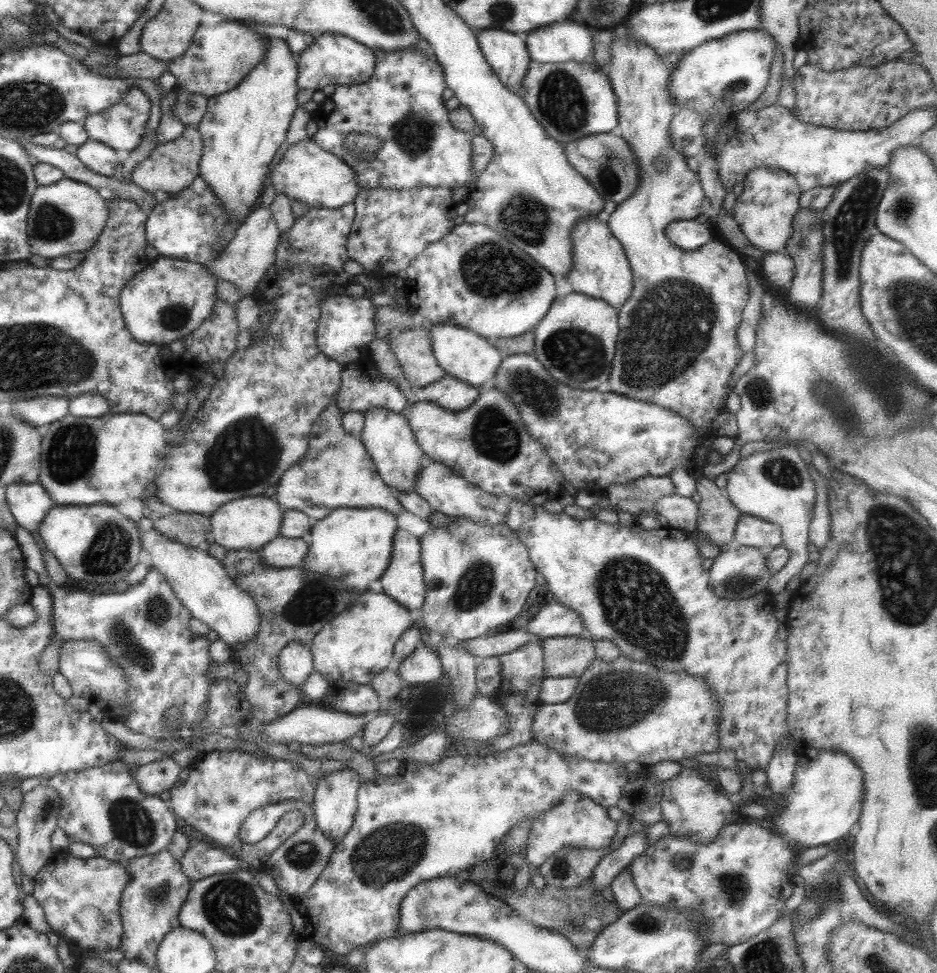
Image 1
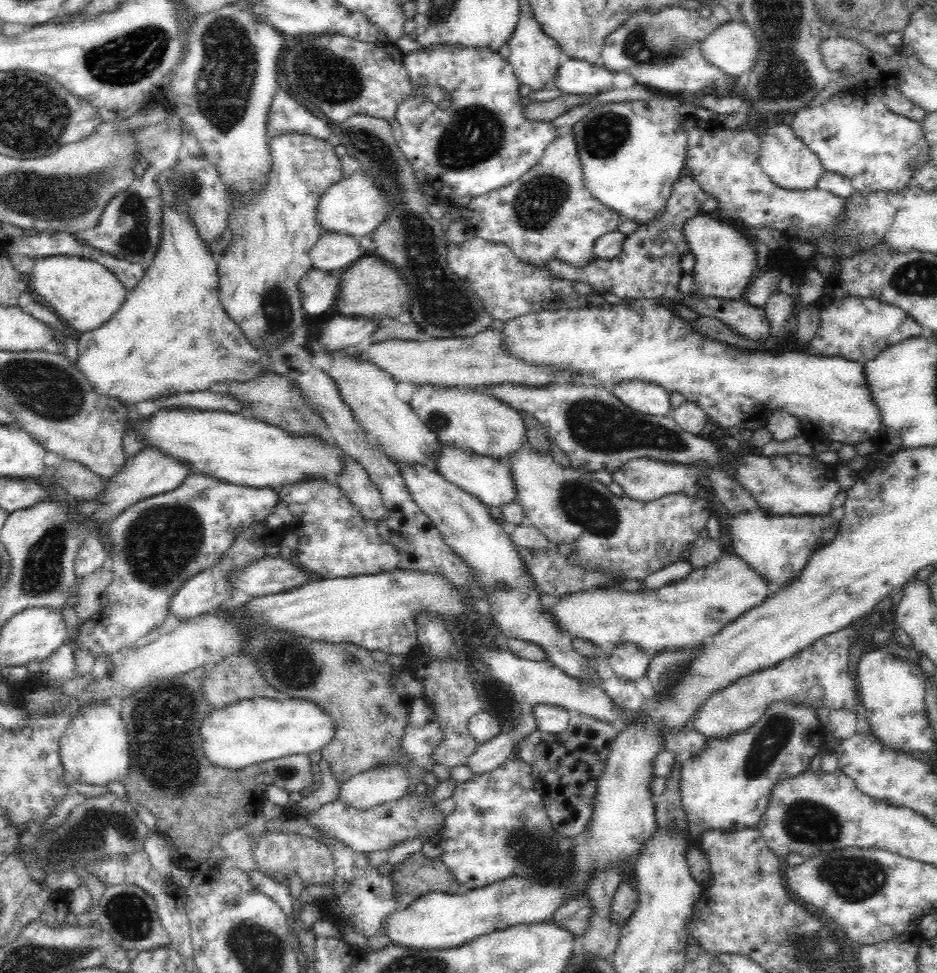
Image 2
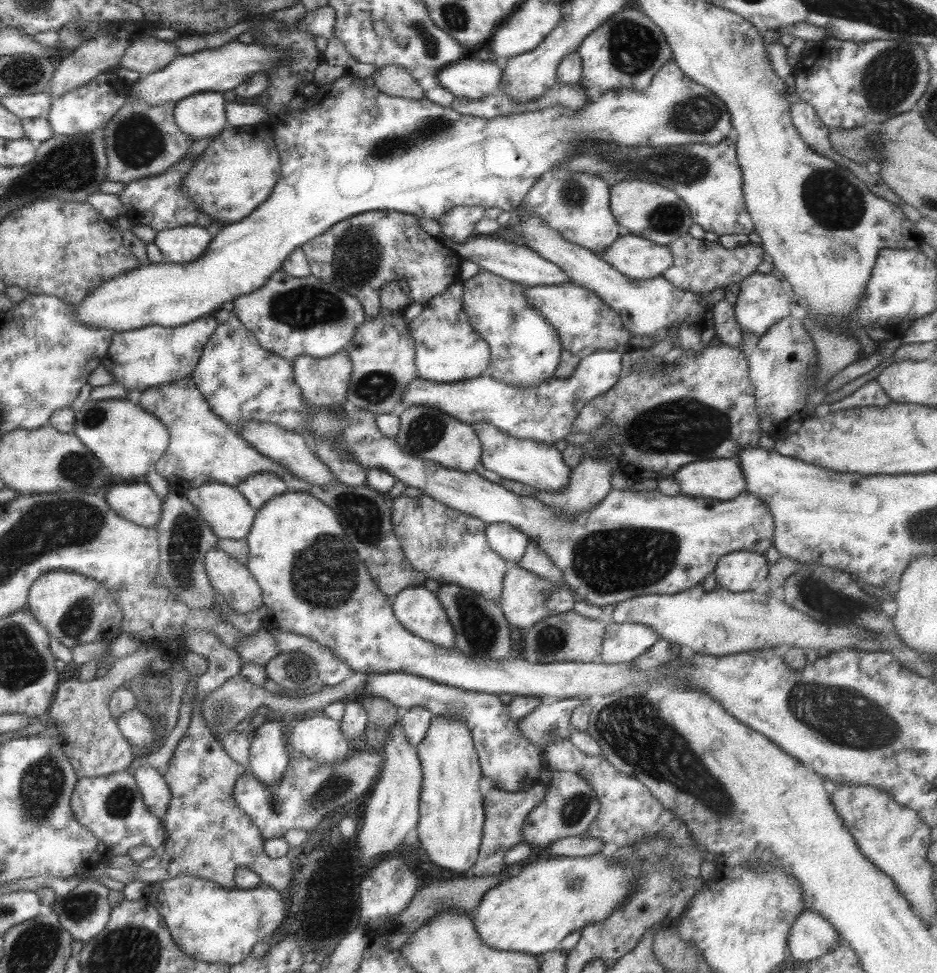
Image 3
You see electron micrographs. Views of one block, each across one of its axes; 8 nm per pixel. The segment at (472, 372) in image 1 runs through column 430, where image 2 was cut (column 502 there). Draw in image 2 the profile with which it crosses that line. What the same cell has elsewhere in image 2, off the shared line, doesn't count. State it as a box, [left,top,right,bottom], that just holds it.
[499,298,882,445]

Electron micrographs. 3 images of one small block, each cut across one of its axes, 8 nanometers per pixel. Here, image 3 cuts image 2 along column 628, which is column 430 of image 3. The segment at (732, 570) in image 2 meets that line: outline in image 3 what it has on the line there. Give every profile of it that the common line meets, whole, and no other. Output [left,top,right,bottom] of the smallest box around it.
[391,586,454,648]

